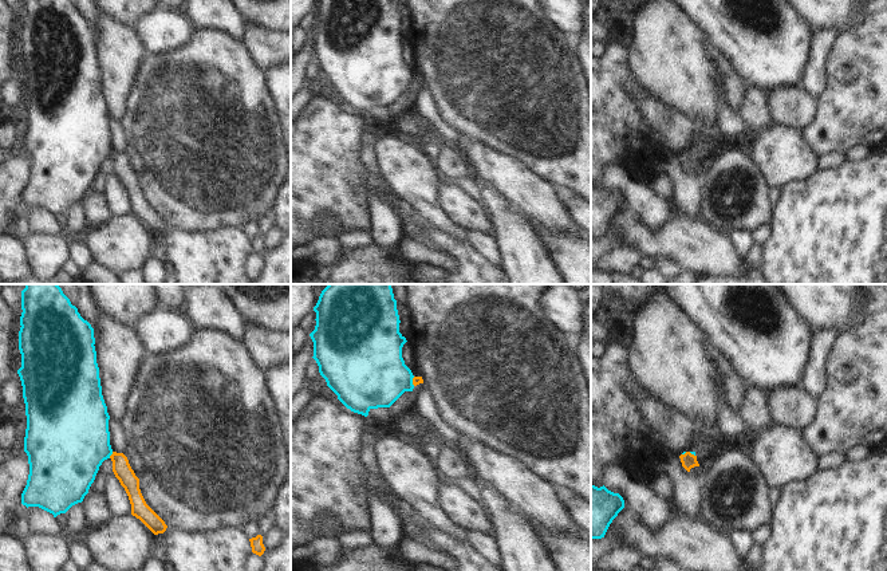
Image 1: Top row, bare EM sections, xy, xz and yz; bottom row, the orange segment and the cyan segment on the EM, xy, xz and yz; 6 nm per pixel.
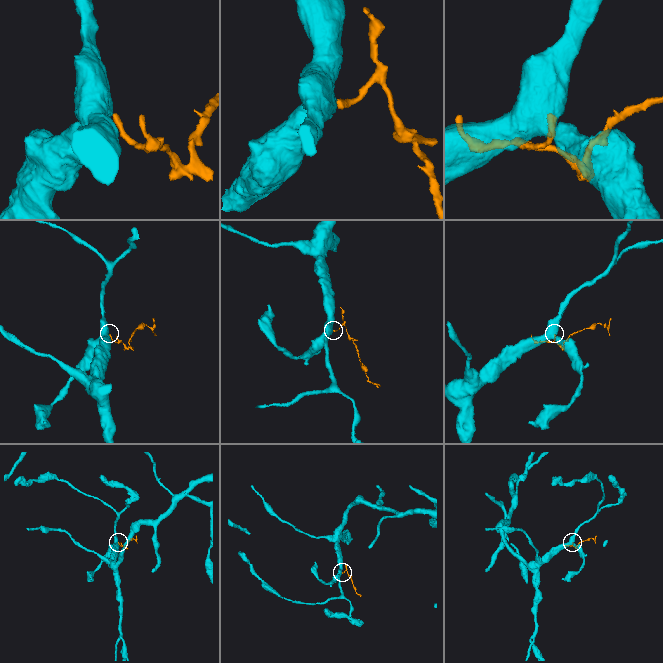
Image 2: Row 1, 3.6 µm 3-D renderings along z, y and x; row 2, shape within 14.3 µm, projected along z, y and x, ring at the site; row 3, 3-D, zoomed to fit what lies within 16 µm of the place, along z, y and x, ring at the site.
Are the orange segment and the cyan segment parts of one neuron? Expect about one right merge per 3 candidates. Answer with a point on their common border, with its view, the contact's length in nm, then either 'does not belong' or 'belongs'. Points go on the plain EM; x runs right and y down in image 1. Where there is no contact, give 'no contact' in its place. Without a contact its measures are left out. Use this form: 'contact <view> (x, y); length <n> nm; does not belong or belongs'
contact xy (111, 154); length 50 nm; does not belong

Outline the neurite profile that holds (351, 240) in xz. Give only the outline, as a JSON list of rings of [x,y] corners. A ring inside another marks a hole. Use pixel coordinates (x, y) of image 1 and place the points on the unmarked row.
[[[350,231],[346,235],[336,236],[342,248],[352,251],[372,244],[372,237],[367,231]]]

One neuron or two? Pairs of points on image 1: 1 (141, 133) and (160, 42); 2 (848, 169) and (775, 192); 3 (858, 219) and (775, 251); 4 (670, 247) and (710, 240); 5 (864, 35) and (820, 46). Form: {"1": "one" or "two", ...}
{"1": "two", "2": "two", "3": "one", "4": "one", "5": "two"}

